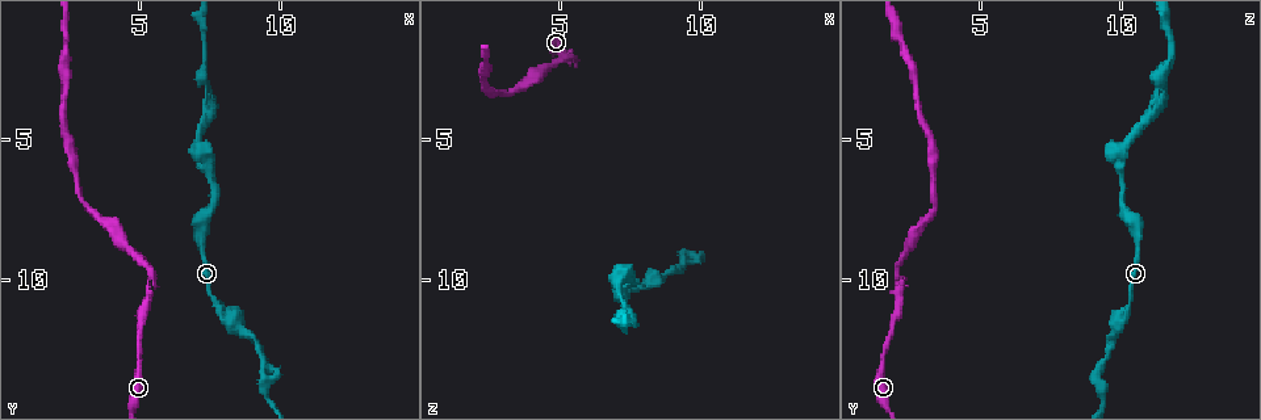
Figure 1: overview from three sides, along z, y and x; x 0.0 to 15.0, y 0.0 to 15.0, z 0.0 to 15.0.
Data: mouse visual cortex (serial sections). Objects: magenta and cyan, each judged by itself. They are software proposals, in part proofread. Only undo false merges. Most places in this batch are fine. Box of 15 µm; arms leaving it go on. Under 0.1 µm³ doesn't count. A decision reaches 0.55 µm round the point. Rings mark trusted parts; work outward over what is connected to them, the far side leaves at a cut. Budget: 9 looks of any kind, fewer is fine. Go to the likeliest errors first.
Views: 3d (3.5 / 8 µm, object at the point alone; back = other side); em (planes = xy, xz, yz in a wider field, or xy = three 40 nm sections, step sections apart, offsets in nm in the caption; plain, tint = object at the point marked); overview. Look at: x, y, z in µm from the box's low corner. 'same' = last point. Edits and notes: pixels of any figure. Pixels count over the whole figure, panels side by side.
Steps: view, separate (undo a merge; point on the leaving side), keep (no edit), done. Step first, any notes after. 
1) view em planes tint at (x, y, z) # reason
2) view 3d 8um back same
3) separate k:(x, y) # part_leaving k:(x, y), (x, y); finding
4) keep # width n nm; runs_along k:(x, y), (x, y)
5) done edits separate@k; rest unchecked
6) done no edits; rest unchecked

view em xy step 2 tint at (7.9, 11.3, 10.1) # calibre changes

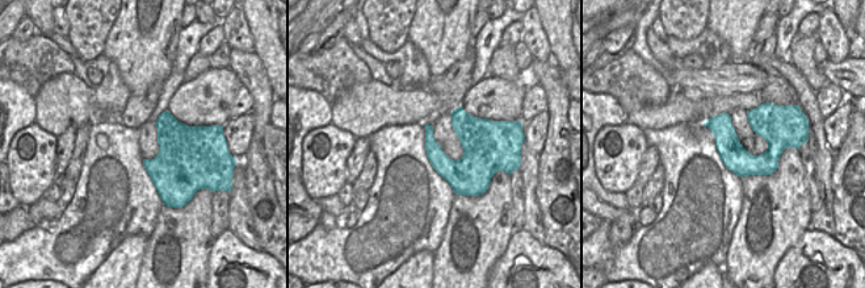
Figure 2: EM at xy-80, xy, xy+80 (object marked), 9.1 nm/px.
view 3d 3.5um same # see where the arms go

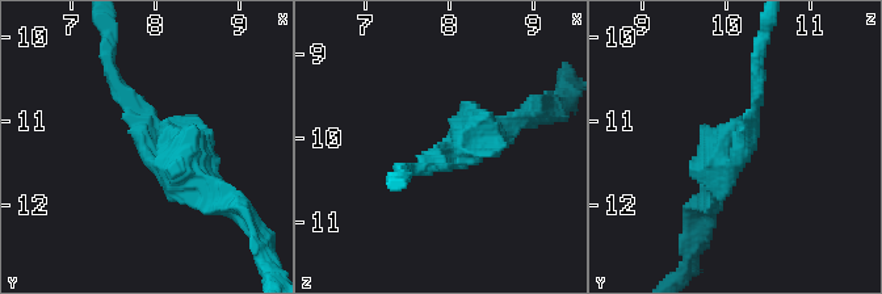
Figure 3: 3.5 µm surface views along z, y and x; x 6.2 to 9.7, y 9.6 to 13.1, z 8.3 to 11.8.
keep # width 180 nm; runs_along 3:(110, 70), (146, 155), (210, 187); continuous, no second cell

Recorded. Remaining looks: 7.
view 3d 3.5um at (5.4, 10.0, 2.0) # sharp bend

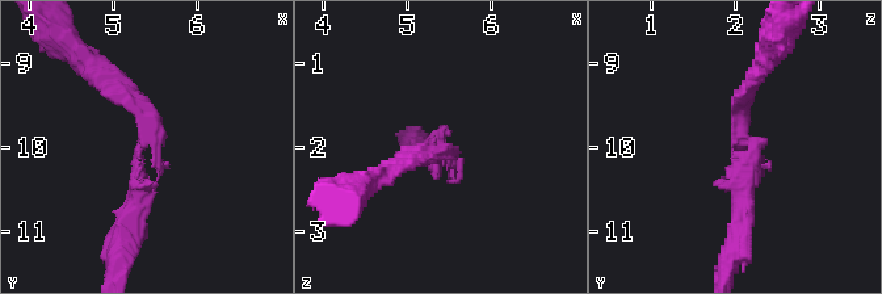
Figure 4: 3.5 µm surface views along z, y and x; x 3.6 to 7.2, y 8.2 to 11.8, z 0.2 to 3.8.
view em xy step 3 tint at (5.35, 10.00, 2.10) # arm_widths 200, 250 nm

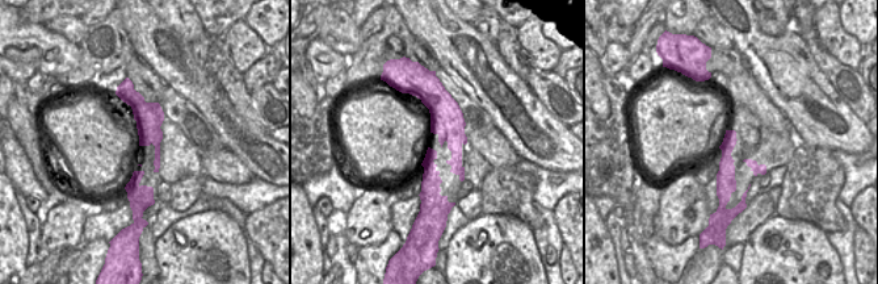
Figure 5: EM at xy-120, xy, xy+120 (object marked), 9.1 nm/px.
view em xy step 5 tint same # another direction

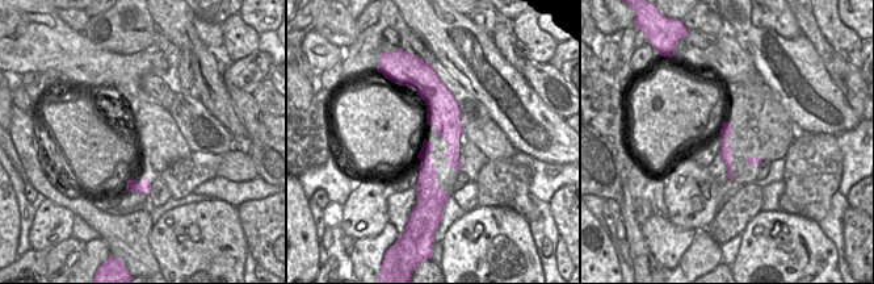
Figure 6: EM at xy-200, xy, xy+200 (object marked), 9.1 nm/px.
keep # width 320 nm; runs_along 4:(126, 223), (151, 120), (106, 83); all the same cell

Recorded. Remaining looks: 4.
view 3d 3.5um at (9.7, 14.2, 9.4) # calibre changes

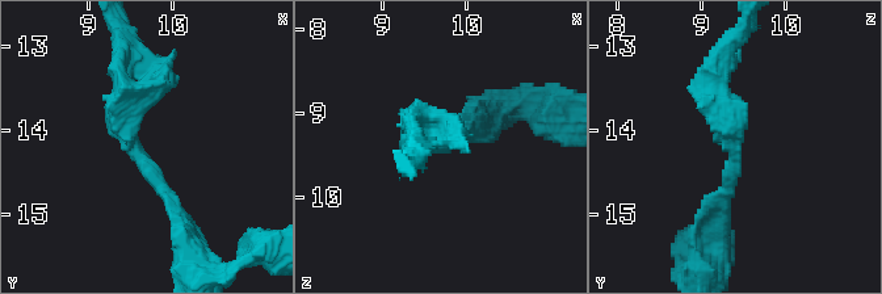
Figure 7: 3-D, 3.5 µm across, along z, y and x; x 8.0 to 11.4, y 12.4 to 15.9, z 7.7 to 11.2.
view em planes tint at (9.65, 14.35, 9.40) # arm_widths 200, 300 nm

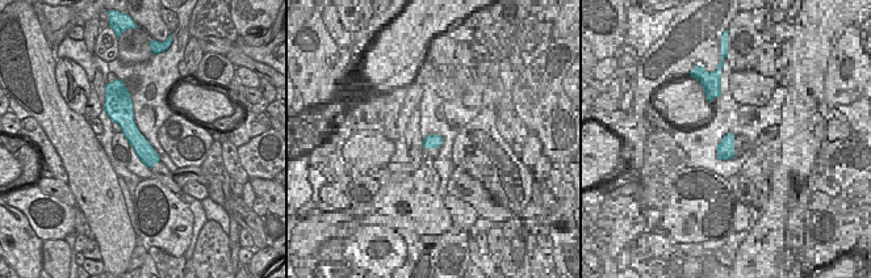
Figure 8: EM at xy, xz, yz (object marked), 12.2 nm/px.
keep # runs_along 7:(120, 76), (127, 145), (168, 210); continuous, no second cell

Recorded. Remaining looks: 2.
done no edits; rest unchecked

